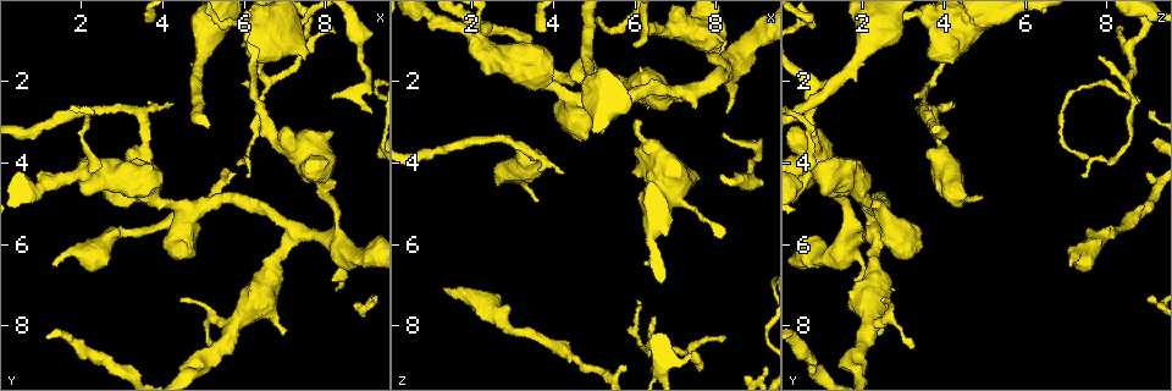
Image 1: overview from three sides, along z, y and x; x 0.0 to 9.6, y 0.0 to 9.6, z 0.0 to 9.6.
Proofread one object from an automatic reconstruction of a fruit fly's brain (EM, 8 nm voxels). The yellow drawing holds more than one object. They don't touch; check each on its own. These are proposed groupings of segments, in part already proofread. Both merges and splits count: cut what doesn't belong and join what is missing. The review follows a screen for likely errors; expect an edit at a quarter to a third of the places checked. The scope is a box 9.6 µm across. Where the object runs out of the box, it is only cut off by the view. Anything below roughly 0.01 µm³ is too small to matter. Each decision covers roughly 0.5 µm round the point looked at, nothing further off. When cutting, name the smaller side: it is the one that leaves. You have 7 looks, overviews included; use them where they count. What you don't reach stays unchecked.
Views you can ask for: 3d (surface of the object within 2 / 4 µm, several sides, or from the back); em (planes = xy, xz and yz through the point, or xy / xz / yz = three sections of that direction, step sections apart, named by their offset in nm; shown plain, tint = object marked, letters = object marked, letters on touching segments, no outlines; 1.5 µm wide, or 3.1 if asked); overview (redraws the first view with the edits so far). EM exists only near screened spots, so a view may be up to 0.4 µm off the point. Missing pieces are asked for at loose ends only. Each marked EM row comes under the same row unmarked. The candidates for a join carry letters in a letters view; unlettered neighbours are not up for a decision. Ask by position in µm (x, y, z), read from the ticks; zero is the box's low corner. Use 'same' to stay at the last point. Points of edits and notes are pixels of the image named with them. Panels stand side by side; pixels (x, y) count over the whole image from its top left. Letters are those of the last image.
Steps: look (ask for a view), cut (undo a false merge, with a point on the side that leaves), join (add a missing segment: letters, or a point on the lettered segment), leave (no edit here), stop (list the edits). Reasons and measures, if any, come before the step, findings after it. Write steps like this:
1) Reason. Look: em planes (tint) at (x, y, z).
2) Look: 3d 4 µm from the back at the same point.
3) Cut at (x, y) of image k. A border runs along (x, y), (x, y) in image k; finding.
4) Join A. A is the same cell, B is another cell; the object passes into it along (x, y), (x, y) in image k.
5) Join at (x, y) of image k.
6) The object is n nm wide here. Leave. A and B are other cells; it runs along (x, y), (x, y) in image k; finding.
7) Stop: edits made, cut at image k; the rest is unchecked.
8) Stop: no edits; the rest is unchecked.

Arms part here. Look: 3d 4 µm at (7.45, 1.15, 8.50).

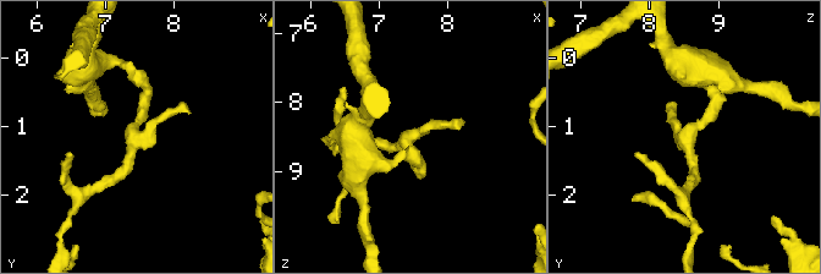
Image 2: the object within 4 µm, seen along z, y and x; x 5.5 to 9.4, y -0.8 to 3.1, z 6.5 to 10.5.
Look: em xy step 8 (tint) at (7.40, 1.10, 8.55).

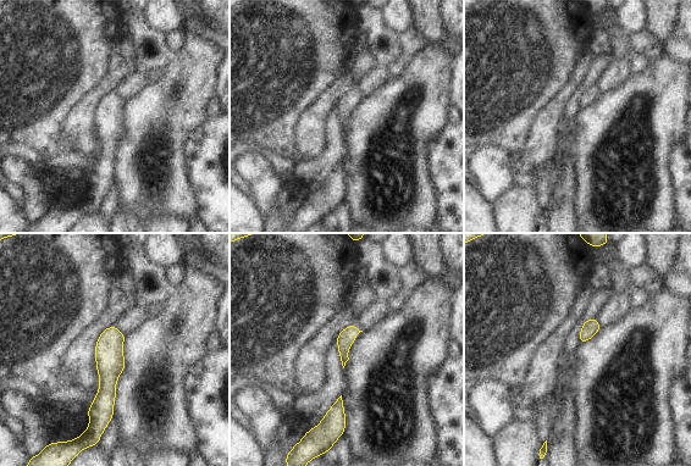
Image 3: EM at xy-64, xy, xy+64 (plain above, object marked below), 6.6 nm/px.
Look: em planes (letters) at the same point.

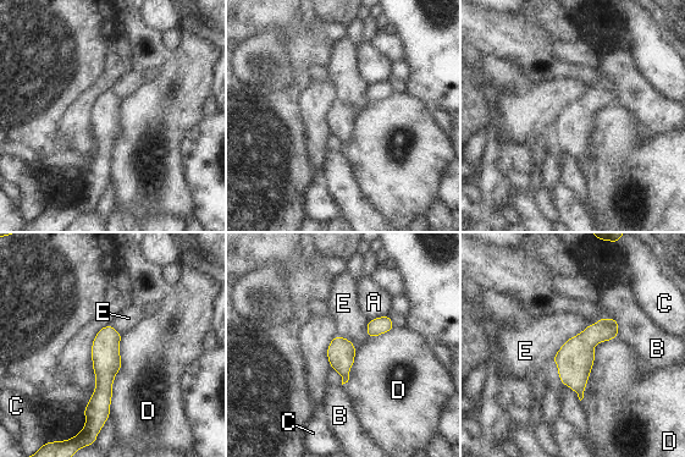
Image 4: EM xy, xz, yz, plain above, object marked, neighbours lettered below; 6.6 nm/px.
The object is 190 nm wide here. Leave. A, B, C, D and E are other cells; it runs along (109, 329), (98, 422) in image 4; continuous, no second neuron.

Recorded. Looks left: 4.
Arms part here. Look: em planes (tint) at (3.40, 2.80, 3.65).

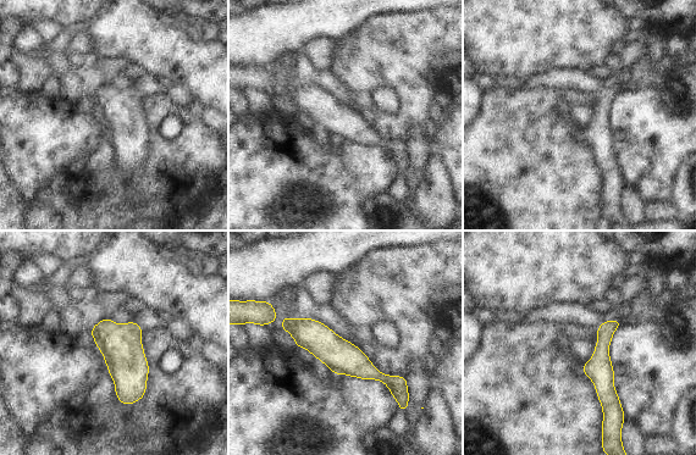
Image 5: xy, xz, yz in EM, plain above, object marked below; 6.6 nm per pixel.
Look: em planes (letters) at the same point.

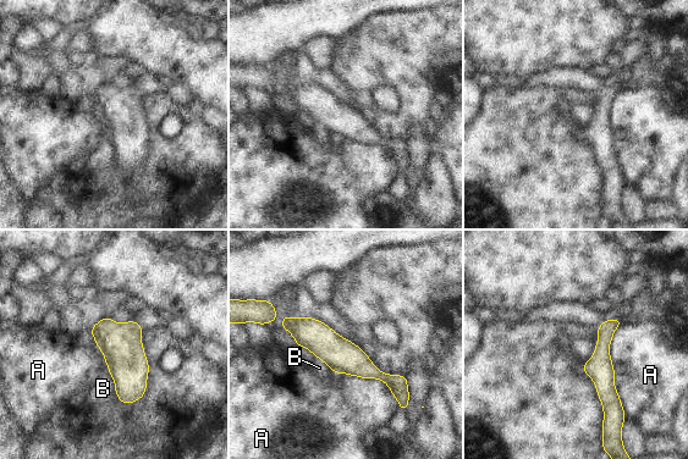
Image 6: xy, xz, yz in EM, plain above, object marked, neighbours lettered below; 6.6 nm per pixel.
The longest contact is with A, 600 nm. Leave. A and B are other cells; a border runs along (105, 365), (115, 391) in image 6; continuous, no second neuron.

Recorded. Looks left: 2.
Stop: no edits; the rest is unchecked.

